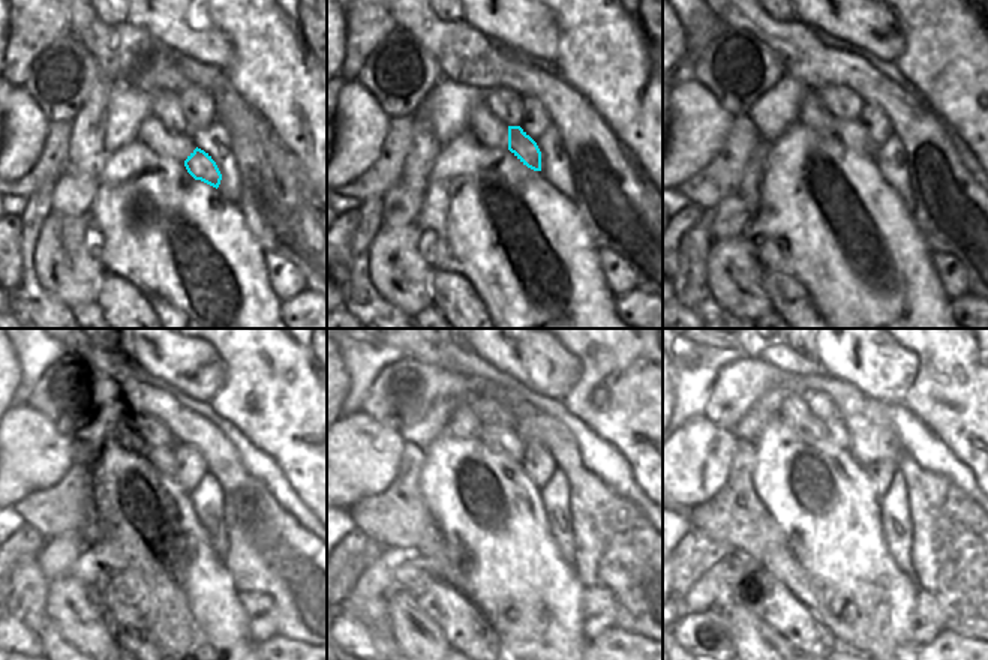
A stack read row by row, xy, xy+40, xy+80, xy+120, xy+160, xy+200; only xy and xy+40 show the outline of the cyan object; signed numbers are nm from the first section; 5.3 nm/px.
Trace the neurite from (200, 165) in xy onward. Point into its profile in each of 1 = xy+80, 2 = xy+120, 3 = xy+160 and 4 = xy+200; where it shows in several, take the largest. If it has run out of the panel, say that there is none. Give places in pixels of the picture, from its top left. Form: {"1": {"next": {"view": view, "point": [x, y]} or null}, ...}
{"1": {"next": {"view": "xy+80", "point": [850, 132]}}, "2": {"next": {"view": "xy+120", "point": [165, 459]}}, "3": {"next": {"view": "xy+160", "point": [499, 438]}}, "4": {"next": {"view": "xy+200", "point": [834, 431]}}}

